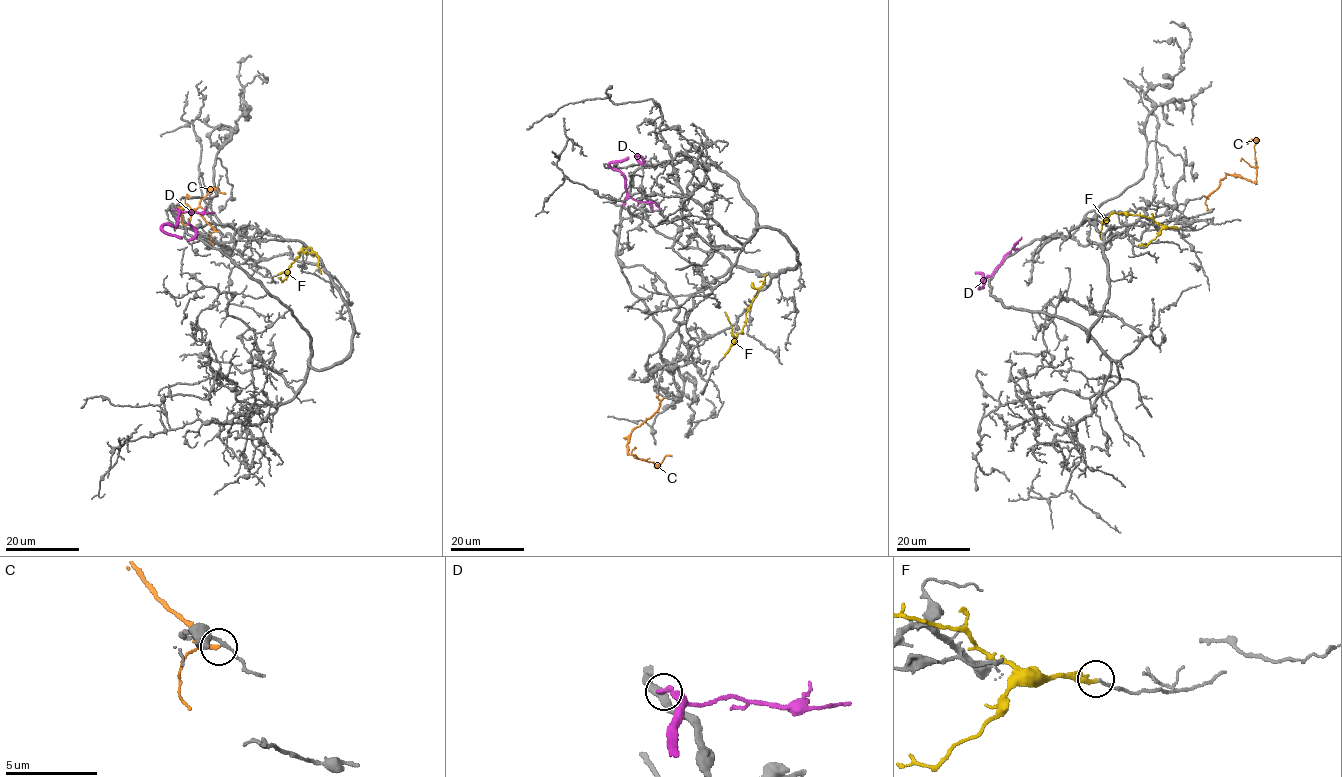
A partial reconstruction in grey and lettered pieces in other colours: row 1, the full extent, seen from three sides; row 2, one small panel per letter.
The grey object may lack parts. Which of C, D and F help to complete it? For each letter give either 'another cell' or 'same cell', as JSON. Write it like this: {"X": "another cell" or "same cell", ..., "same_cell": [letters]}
{"C": "another cell", "D": "another cell", "F": "another cell", "same_cell": []}

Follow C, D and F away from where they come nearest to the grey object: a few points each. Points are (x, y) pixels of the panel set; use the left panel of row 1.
C: (218, 231), (187, 206), (181, 214), (184, 224), (189, 222), (191, 212), (209, 191), (215, 188), (225, 194)
D: (175, 210), (179, 213), (178, 223), (165, 225), (162, 229), (187, 240), (195, 236), (195, 229), (188, 222)
F: (279, 273), (287, 270), (301, 250), (309, 247), (317, 255), (321, 273)

